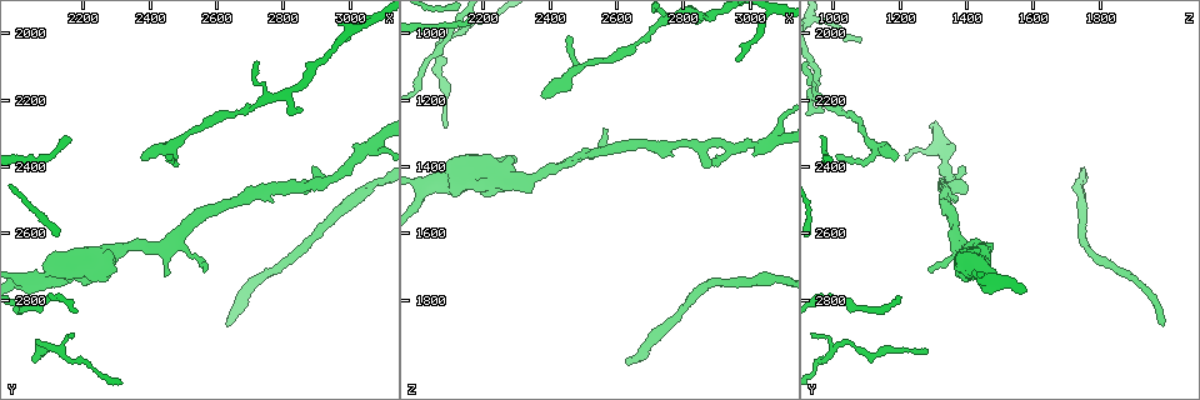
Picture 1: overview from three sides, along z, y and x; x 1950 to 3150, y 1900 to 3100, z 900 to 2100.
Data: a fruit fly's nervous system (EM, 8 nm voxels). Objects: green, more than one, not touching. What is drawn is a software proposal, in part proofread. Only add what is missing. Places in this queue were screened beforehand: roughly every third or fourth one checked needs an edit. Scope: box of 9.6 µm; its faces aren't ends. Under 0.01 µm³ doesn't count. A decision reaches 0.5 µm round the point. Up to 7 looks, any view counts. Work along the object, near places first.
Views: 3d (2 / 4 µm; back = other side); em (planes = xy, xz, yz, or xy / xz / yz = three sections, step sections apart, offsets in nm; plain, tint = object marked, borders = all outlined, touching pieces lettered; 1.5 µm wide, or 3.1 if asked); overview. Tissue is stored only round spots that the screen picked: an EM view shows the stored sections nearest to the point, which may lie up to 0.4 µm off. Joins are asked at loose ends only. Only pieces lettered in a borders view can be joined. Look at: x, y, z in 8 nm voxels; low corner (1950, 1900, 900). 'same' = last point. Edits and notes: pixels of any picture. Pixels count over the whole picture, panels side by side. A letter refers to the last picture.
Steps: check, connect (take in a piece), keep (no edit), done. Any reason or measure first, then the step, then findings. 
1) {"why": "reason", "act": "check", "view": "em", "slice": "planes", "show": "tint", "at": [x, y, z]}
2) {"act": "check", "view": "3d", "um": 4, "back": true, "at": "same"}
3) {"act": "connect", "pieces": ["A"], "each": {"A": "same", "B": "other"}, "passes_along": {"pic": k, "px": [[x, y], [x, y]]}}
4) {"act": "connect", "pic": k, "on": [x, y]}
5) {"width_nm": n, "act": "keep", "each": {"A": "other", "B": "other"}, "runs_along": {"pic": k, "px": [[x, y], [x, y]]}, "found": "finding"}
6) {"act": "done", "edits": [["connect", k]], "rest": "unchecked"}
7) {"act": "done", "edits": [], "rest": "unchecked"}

{"why": "free end", "act": "check", "view": "em", "slice": "planes", "show": "borders", "at": [2960, 2020, 1080]}

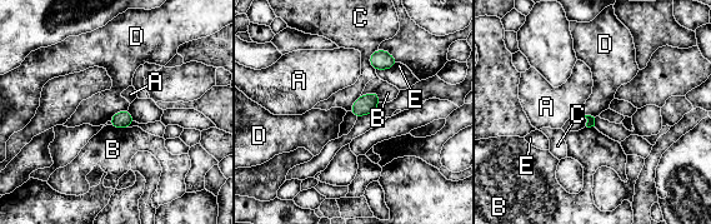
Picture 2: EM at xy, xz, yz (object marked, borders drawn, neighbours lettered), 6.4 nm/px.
{"longest_contact_nm": ["E", 160], "act": "keep", "each": {"A": "other", "B": "other", "C": "other", "D": "other", "E": "other"}, "border": {"pic": 2, "px": [[128, 108], [116, 112], [109, 120]]}, "found": "no lettered piece goes on from it"}

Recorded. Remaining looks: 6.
{"why": "an open end", "act": "check", "view": "em", "slice": "yz", "step": 8, "show": "borders", "at": [2390, 2380, 1180]}

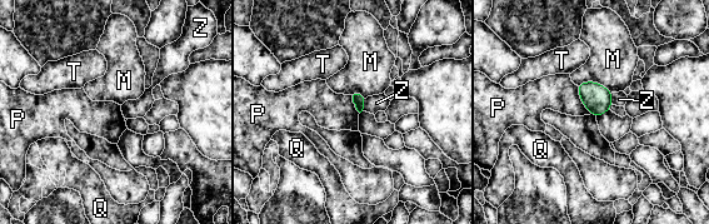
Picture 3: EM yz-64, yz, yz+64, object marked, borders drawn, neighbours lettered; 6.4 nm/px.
{"act": "keep", "each": {"M": "other", "P": "other", "Q": "other", "T": "other", "Z": "other"}, "border": {"pic": 3, "px": [[575, 85], [582, 104], [590, 113]]}, "found": "no lettered piece goes on from it"}

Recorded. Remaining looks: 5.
{"why": "long arm stops here", "act": "check", "view": "em", "slice": "yz", "step": 8, "show": "borders", "at": [2640, 2870, 1990]}

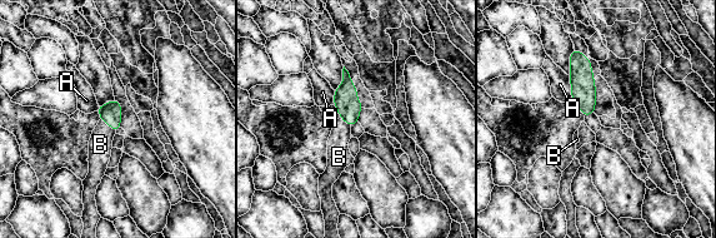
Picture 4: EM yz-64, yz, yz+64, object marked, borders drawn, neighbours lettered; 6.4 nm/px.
{"width_nm": 130, "act": "connect", "pieces": ["B"], "each": {"A": "other", "B": "same"}, "passes_along": {"pic": 4, "px": [[110, 113], [108, 124], [100, 144]]}, "found": "the neuron continues"}

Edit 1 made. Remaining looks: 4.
{"act": "done", "edits": [["connect", 4]], "rest": "unchecked"}

